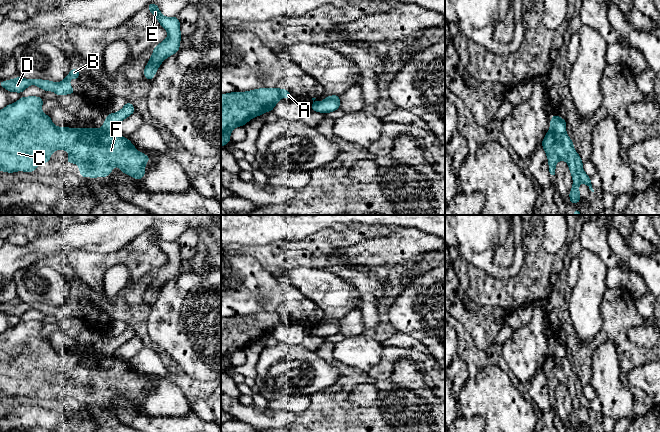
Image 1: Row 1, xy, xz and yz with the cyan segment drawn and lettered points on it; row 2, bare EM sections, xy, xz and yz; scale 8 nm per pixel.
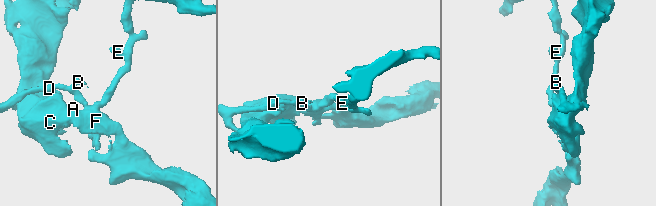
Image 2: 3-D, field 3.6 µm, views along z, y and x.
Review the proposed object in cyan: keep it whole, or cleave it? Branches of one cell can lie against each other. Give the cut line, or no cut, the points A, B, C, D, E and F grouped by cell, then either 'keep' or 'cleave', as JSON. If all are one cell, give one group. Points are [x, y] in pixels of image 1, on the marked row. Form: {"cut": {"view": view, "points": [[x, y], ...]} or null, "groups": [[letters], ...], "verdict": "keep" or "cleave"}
{"cut": {"view": "yz", "points": [[550, 128], [554, 132], [565, 133]]}, "groups": [["A", "C", "F"], ["B", "D", "E"]], "verdict": "cleave"}

